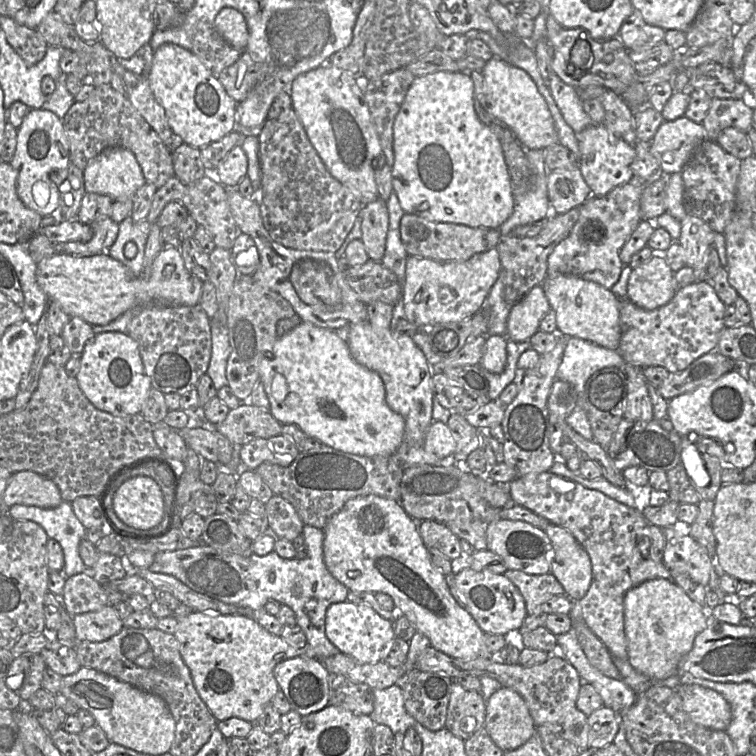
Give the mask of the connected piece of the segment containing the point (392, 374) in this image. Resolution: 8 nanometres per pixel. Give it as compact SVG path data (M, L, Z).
M369 321L352 324L347 328L347 344L354 360L377 372L382 378L388 406L405 420L405 434L395 455L406 467L431 465L448 467L457 464L453 457L438 458L424 448L426 433L433 422L435 369L428 363L424 353L410 335L372 325Z

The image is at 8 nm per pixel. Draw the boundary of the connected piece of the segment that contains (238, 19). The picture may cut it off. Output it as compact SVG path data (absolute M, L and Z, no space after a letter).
M222 8L214 19L213 26L232 47L245 51L248 43L248 29L244 16L236 9Z

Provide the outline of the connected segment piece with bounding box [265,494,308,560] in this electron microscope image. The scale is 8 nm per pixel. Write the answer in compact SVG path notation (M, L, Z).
M274 494L265 504L265 511L269 532L277 538L291 541L296 550L296 559L303 560L303 554L308 552L303 536L305 524L292 504Z

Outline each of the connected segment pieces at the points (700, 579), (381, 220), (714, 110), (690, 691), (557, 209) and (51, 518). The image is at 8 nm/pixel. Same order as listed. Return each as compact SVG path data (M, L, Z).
M661 528L666 534L663 562L670 572L687 575L695 583L708 588L716 563L690 534L675 536L673 528Z
M378 198L362 206L361 241L364 243L370 259L380 263L386 248L389 216L386 201Z
M714 98L702 125L709 140L712 141L715 141L718 134L728 127L734 127L746 134L751 127L754 127L753 109L740 99Z
M681 684L676 691L681 697L684 711L693 722L713 730L727 730L732 711L722 695L696 684Z
M579 167L573 170L556 169L547 179L548 195L553 213L564 214L583 205L592 191Z
M70 502L54 508L14 504L5 511L12 519L31 520L44 528L49 538L59 542L64 554L64 573L70 577L87 569L79 553L86 528L73 512Z

